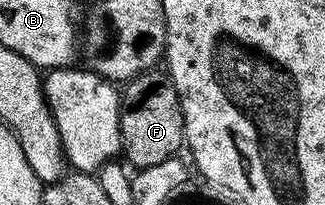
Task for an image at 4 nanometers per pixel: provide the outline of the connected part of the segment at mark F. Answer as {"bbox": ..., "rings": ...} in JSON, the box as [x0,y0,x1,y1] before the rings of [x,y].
{"bbox":[119,70,185,169],"rings":[[[150,70],[128,81],[123,88],[123,107],[119,122],[122,157],[133,163],[134,169],[159,166],[182,151],[185,144],[185,123],[179,94],[168,71]]]}

